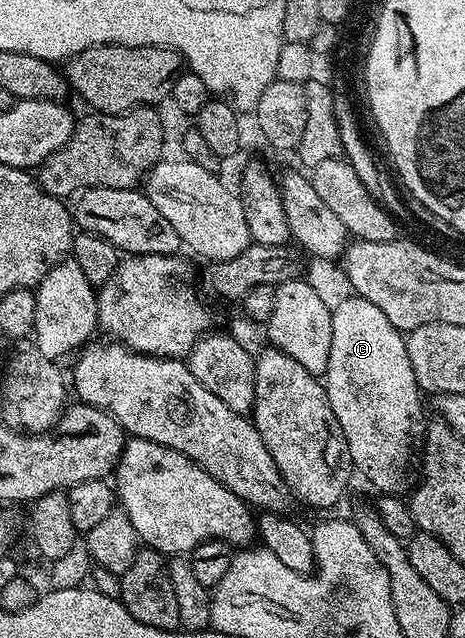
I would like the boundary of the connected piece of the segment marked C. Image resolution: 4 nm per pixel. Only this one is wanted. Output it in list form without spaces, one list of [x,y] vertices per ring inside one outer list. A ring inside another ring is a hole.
[[[357,294],[343,297],[333,305],[332,312],[332,351],[328,353],[328,370],[324,377],[326,385],[326,393],[328,394],[328,402],[332,406],[332,414],[336,414],[336,422],[340,422],[340,430],[344,430],[344,438],[348,442],[348,450],[350,451],[350,463],[355,469],[362,471],[362,476],[377,491],[382,494],[398,494],[403,490],[406,479],[410,476],[410,463],[416,460],[416,445],[419,443],[420,437],[424,432],[424,419],[422,420],[422,399],[424,393],[418,387],[416,382],[416,374],[412,374],[412,362],[408,362],[408,350],[406,349],[406,336],[396,326],[392,326],[392,322],[388,322],[388,317],[380,310],[378,306],[368,302],[362,296]]]

